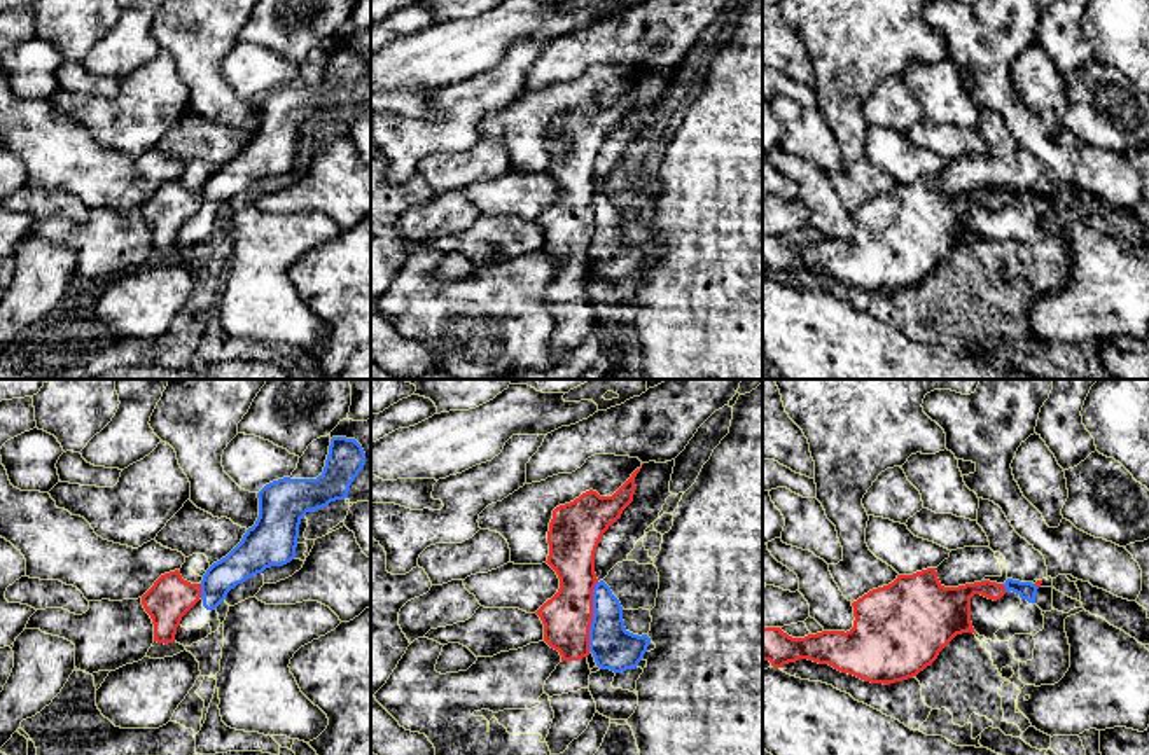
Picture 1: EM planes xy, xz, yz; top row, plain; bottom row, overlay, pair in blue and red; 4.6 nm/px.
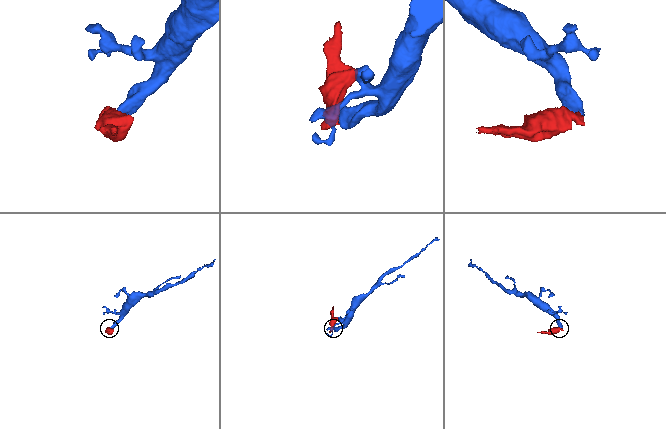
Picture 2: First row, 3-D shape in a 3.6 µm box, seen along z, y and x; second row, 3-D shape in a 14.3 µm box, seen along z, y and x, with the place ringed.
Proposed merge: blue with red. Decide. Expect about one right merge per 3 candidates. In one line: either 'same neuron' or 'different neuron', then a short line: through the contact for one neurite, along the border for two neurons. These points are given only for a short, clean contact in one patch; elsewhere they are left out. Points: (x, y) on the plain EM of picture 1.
different neuron | xz (597, 189), (588, 259)

